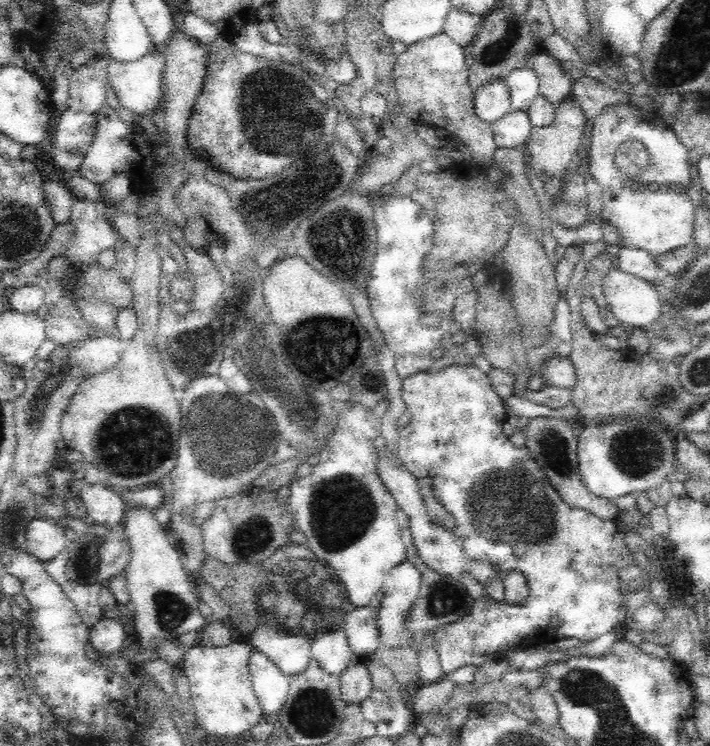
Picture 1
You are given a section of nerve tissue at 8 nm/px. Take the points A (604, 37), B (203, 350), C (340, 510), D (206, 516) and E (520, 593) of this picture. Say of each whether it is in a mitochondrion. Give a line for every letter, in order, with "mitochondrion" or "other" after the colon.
A: other
B: mitochondrion
C: mitochondrion
D: other
E: other

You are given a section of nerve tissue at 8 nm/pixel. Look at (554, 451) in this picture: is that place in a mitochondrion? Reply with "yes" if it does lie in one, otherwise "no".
yes

